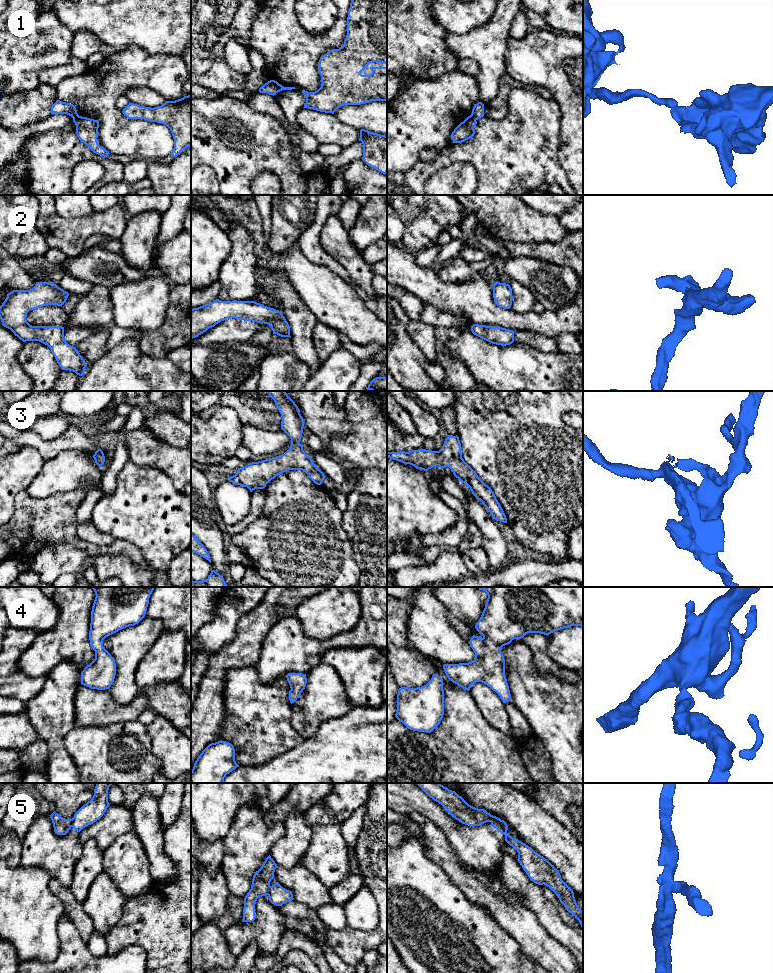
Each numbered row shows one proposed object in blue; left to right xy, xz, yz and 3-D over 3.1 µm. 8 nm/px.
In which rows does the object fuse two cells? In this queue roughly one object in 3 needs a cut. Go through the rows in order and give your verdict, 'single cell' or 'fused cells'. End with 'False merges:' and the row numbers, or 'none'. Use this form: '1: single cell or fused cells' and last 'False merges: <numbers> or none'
1: fused cells
2: single cell
3: single cell
4: single cell
5: fused cells
False merges: 1, 5

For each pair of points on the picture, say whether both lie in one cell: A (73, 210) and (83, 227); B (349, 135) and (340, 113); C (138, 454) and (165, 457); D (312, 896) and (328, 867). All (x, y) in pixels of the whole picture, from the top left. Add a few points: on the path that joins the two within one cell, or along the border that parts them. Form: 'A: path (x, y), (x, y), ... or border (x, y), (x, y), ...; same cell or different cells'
A: border (55, 208), (67, 218), (87, 217), (94, 211); different cells
B: border (333, 114), (339, 120), (359, 130); different cells
C: path (145, 454), (158, 454); same cell
D: border (303, 865), (328, 889); different cells

